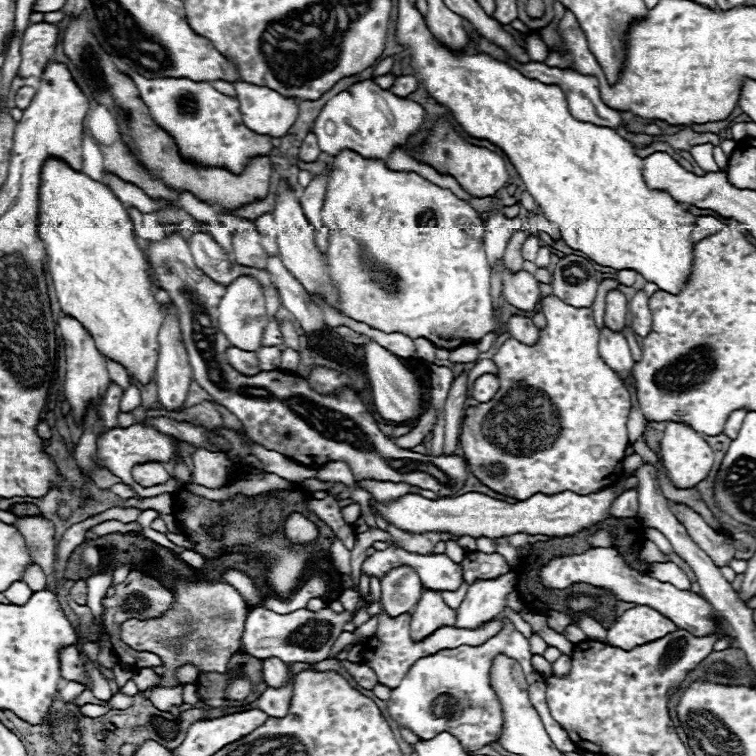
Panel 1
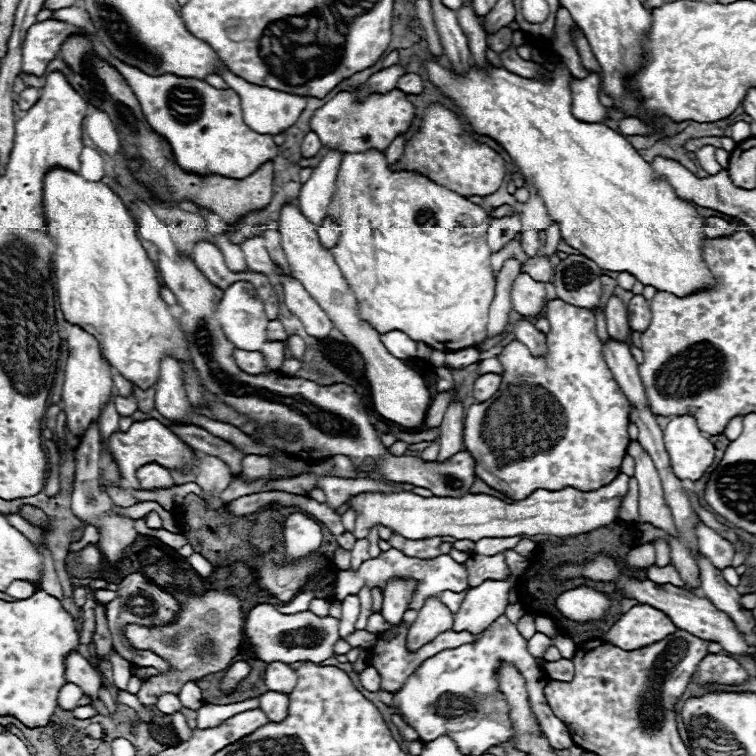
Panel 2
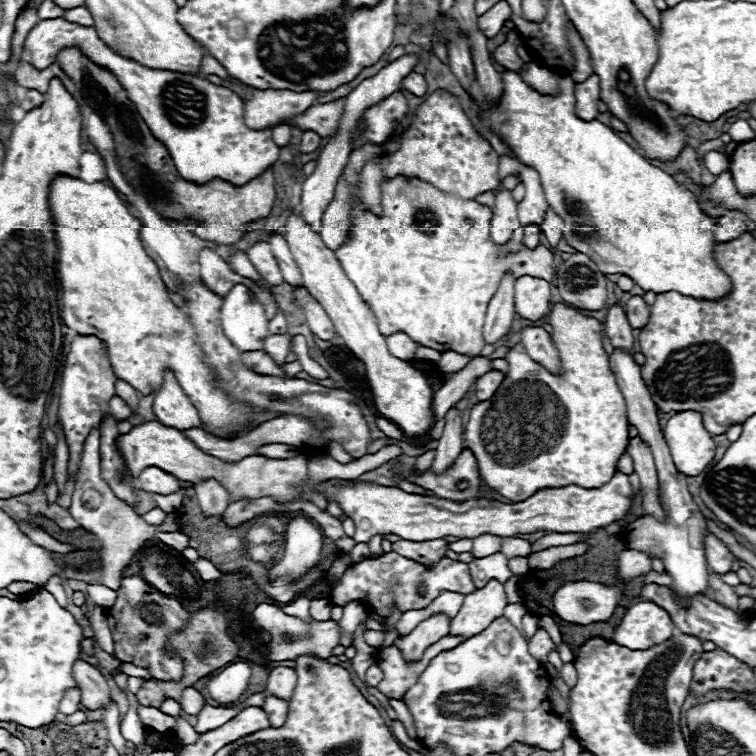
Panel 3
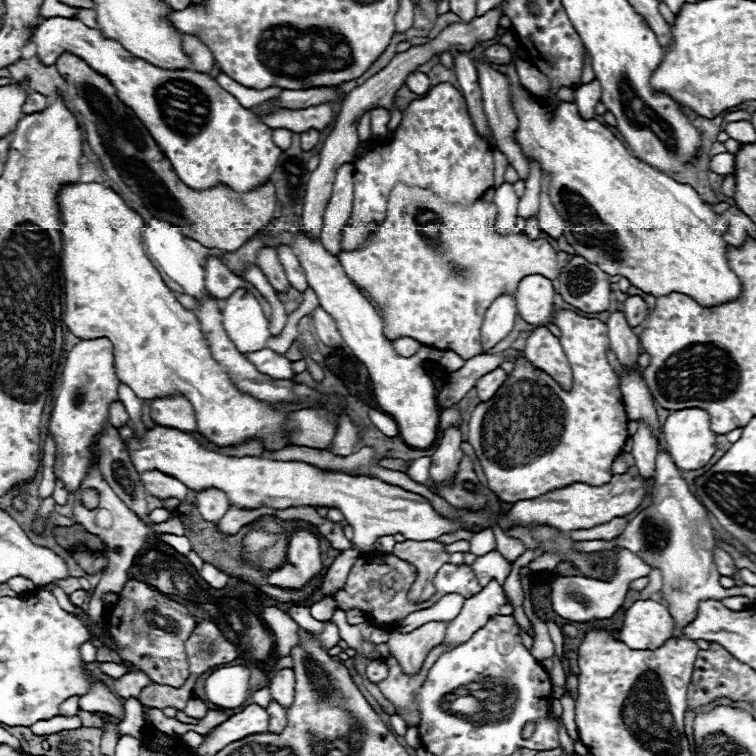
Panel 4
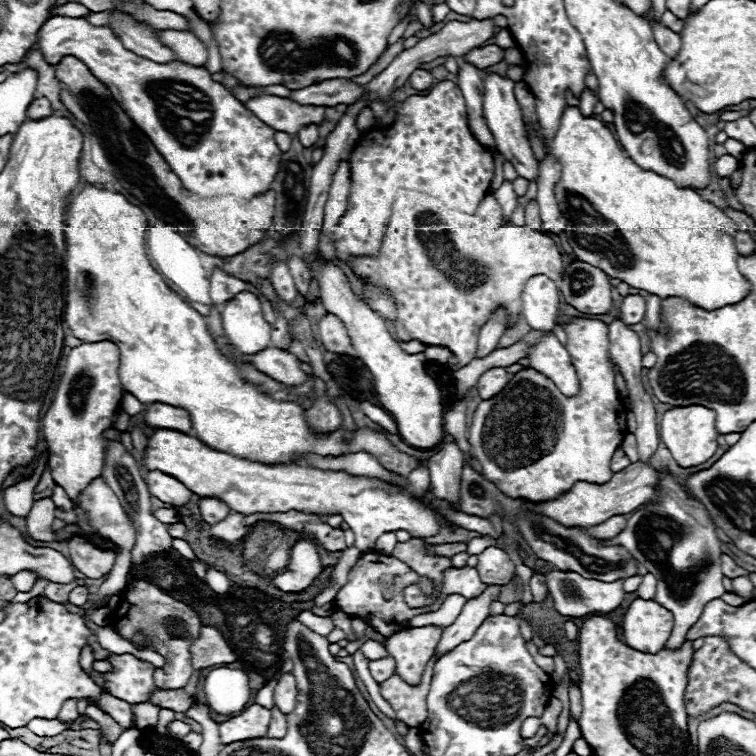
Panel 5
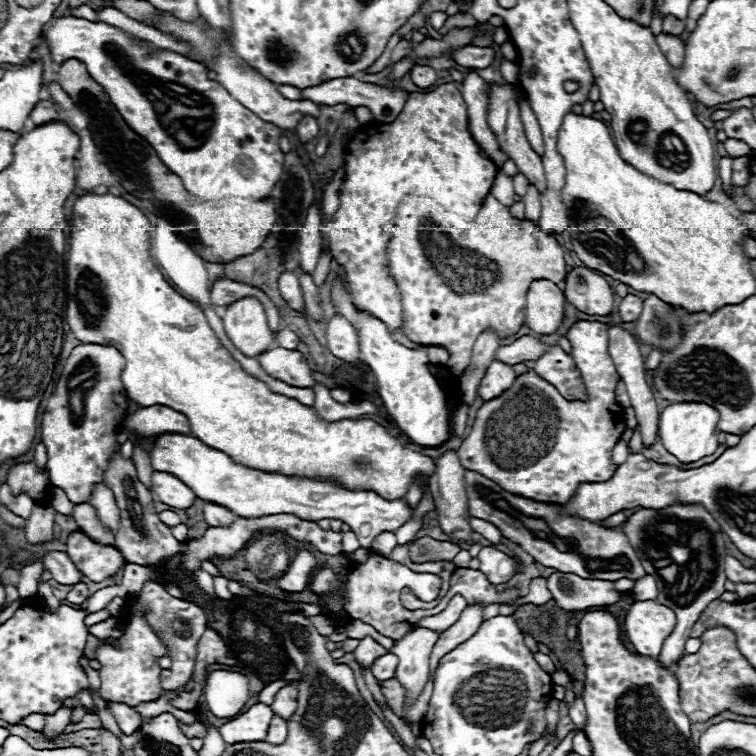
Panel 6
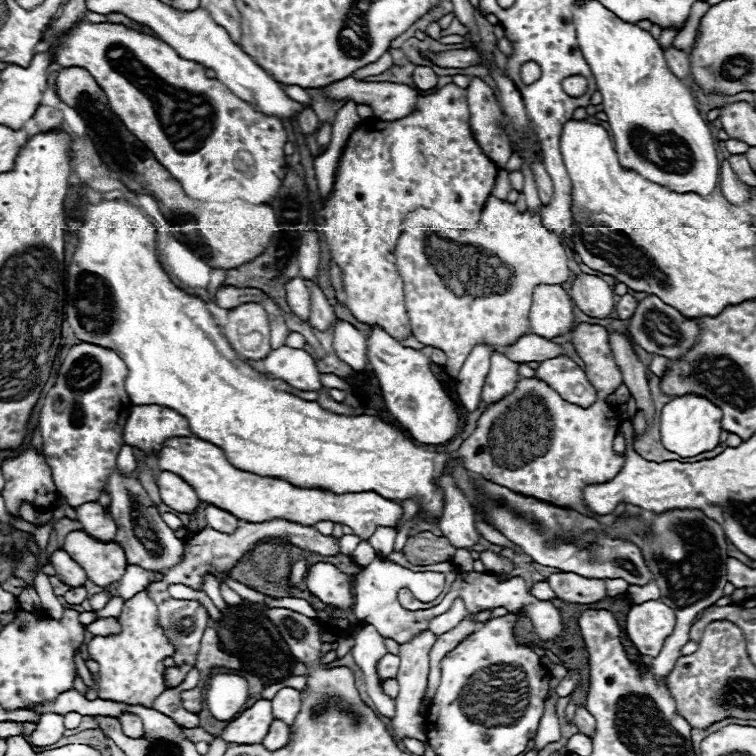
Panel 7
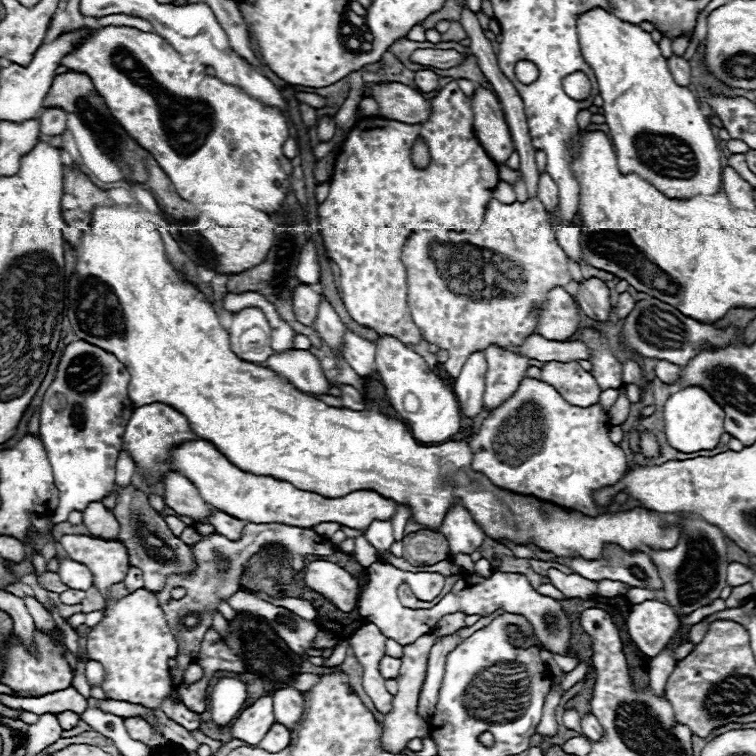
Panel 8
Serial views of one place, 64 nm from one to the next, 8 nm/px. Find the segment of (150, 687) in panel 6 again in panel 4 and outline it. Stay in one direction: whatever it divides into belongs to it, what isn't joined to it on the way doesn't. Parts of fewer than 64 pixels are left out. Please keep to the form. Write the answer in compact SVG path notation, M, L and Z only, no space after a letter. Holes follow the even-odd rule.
M136 670L136 672L128 672L122 678L114 680L114 690L122 698L138 698L140 690L146 688L148 684L152 684L152 680L142 670Z

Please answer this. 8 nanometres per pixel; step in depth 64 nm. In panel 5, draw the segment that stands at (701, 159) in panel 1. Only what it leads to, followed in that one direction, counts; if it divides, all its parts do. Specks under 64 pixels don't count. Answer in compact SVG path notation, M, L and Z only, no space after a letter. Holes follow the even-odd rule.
M724 154L720 158L716 158L714 162L714 172L722 178L730 178L734 174L734 164L730 162L730 154Z

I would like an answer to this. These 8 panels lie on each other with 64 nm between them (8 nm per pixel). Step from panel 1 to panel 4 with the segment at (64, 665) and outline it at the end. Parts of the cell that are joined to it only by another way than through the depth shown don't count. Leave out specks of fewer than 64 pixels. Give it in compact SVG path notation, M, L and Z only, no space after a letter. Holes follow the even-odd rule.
M86 672L86 676L90 680L90 690L80 698L80 710L106 712L106 714L112 714L118 720L122 720L122 706L120 706L118 698L98 678L94 678L88 672Z

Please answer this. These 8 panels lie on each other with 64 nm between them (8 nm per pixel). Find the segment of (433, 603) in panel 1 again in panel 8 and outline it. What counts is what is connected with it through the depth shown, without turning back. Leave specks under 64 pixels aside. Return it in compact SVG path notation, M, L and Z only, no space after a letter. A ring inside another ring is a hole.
M424 634L416 642L404 646L404 656L402 656L402 666L400 666L400 676L398 680L398 694L394 696L394 710L384 716L382 722L382 746L384 750L390 752L402 752L412 738L424 738L428 734L428 722L418 716L418 698L422 692L422 684L426 678L426 666L428 666L428 652L432 644L436 642L434 634Z

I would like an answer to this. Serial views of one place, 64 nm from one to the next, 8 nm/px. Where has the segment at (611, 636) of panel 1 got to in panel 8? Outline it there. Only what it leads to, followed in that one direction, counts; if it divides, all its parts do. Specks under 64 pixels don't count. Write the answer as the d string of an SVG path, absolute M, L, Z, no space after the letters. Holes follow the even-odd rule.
M646 600L642 604L634 604L628 618L626 628L632 642L646 656L658 656L662 648L670 642L678 628L676 612L658 600Z

